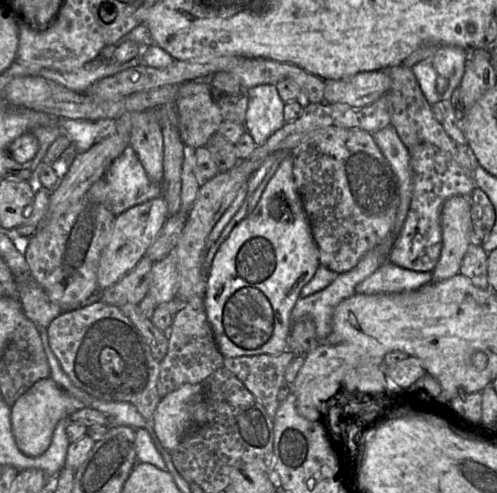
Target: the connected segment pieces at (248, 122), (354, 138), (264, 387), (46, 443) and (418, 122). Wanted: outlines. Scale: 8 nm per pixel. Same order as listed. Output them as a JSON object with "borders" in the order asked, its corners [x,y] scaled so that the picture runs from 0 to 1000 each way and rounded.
{"borders":[[[[521,172],[503,178],[497,191],[501,209],[489,256],[513,294],[523,298],[575,252],[573,209],[563,199],[553,172]]],[[[660,256],[640,262],[622,272],[602,294],[590,300],[584,308],[584,316],[590,325],[592,367],[606,398],[610,420],[626,458],[632,489],[642,507],[644,538],[650,538],[680,556],[704,550],[722,533],[738,511],[769,495],[783,481],[789,469],[805,414],[805,381],[797,353],[791,349],[783,329],[759,296],[748,272],[720,260]]],[[[592,718],[451,724],[451,744],[465,753],[529,822],[549,850],[563,815],[559,795],[573,775],[573,753]]],[[[101,765],[78,771],[22,826],[22,866],[34,907],[56,927],[82,925],[103,903],[119,854],[167,828],[169,817],[135,799]]],[[[813,130],[777,140],[787,170],[777,197],[785,213],[787,252],[825,312],[831,387],[811,460],[781,515],[789,533],[839,552],[869,552],[889,505],[887,428],[891,414],[915,398],[946,400],[960,379],[938,296],[920,292],[879,245],[829,144]]]]}

